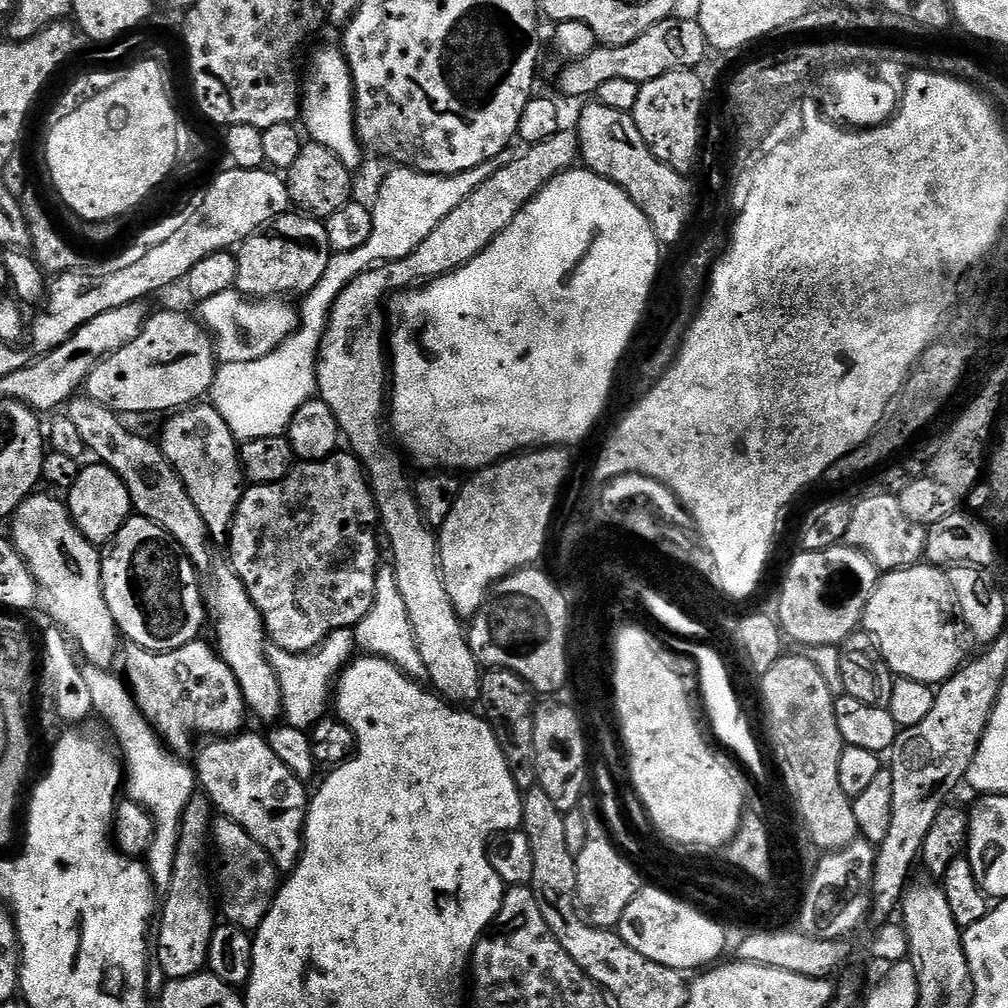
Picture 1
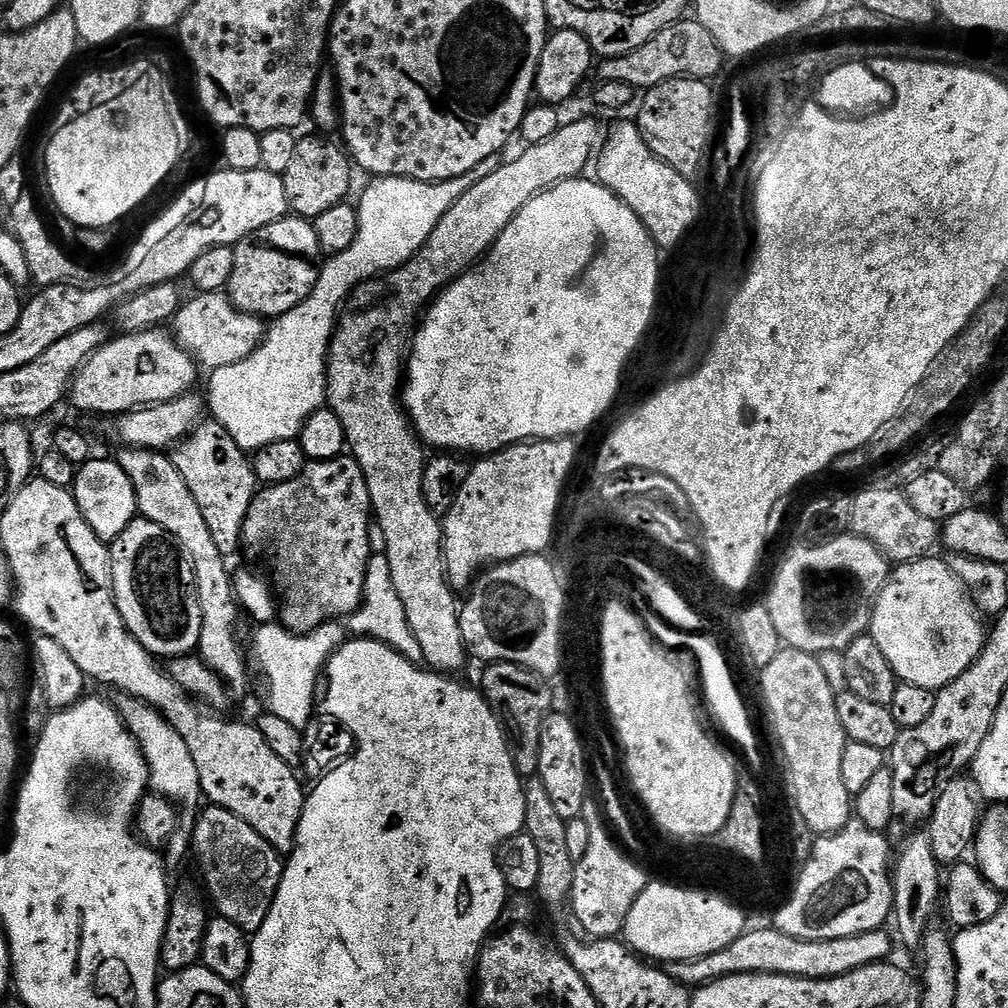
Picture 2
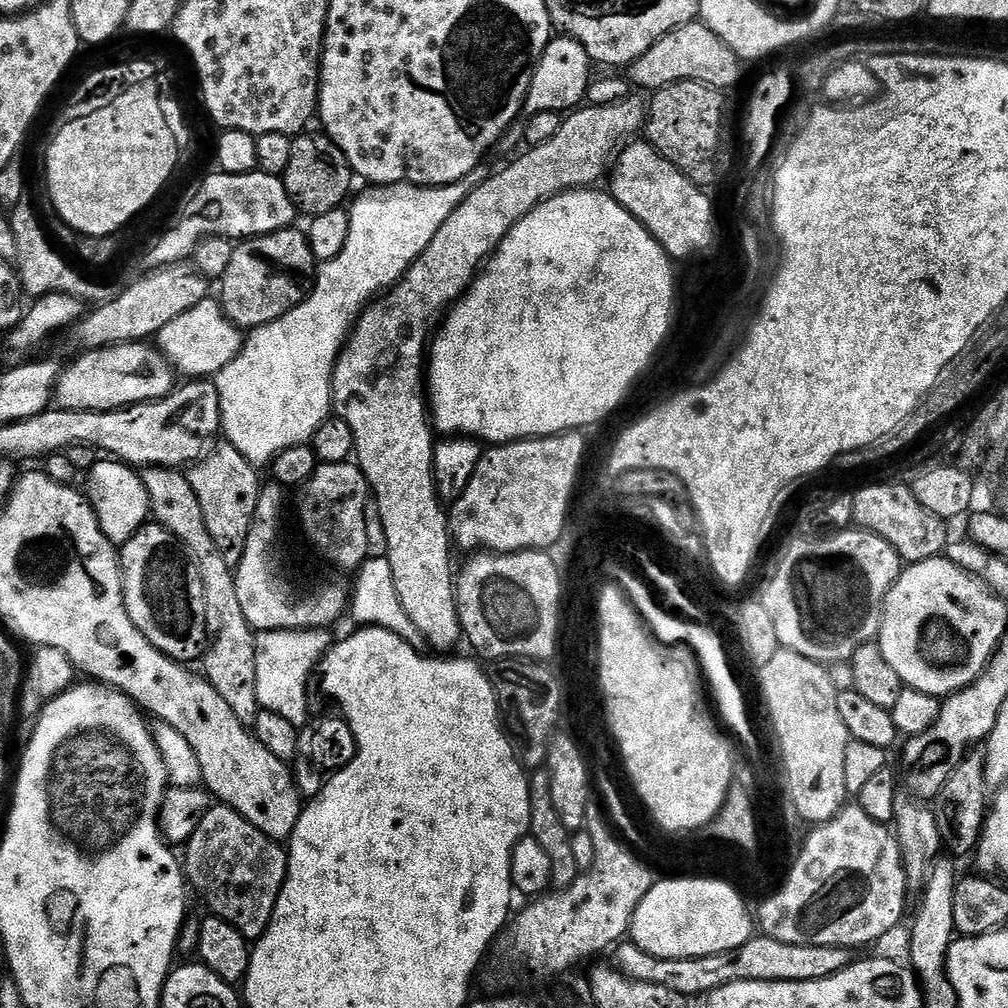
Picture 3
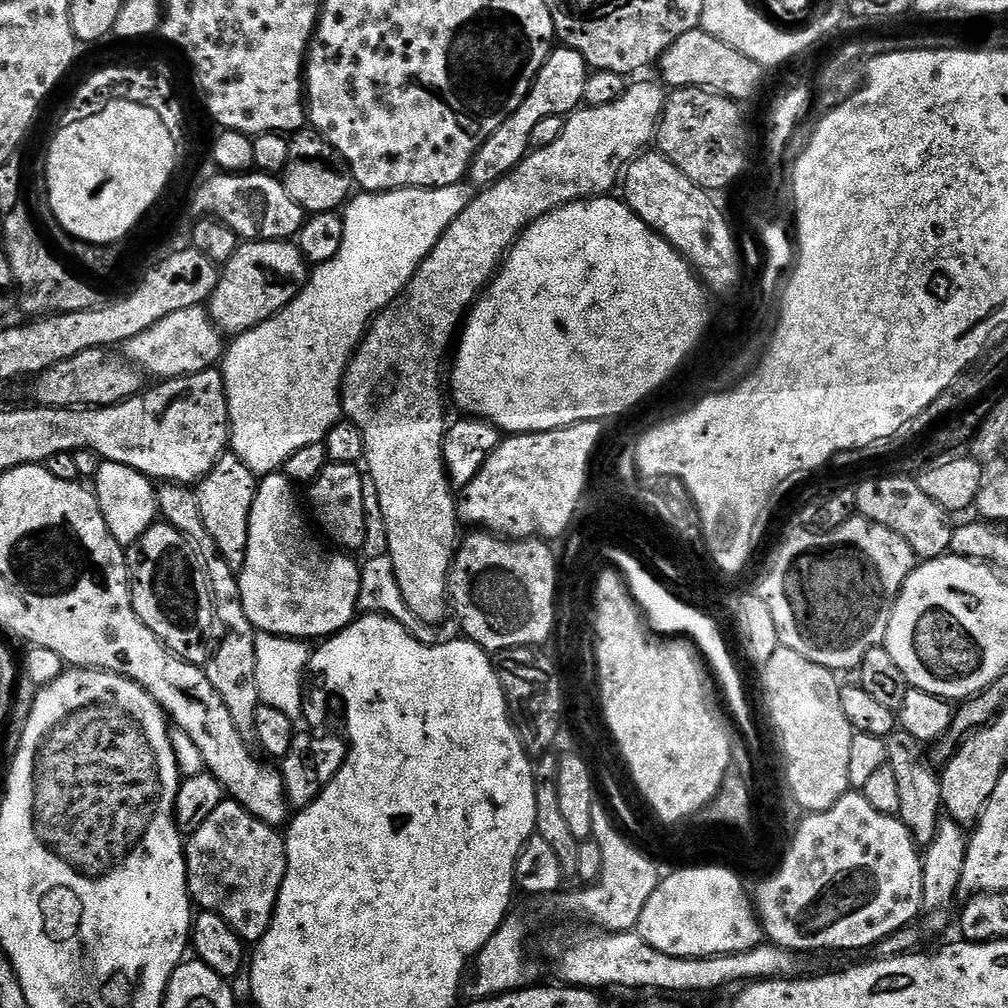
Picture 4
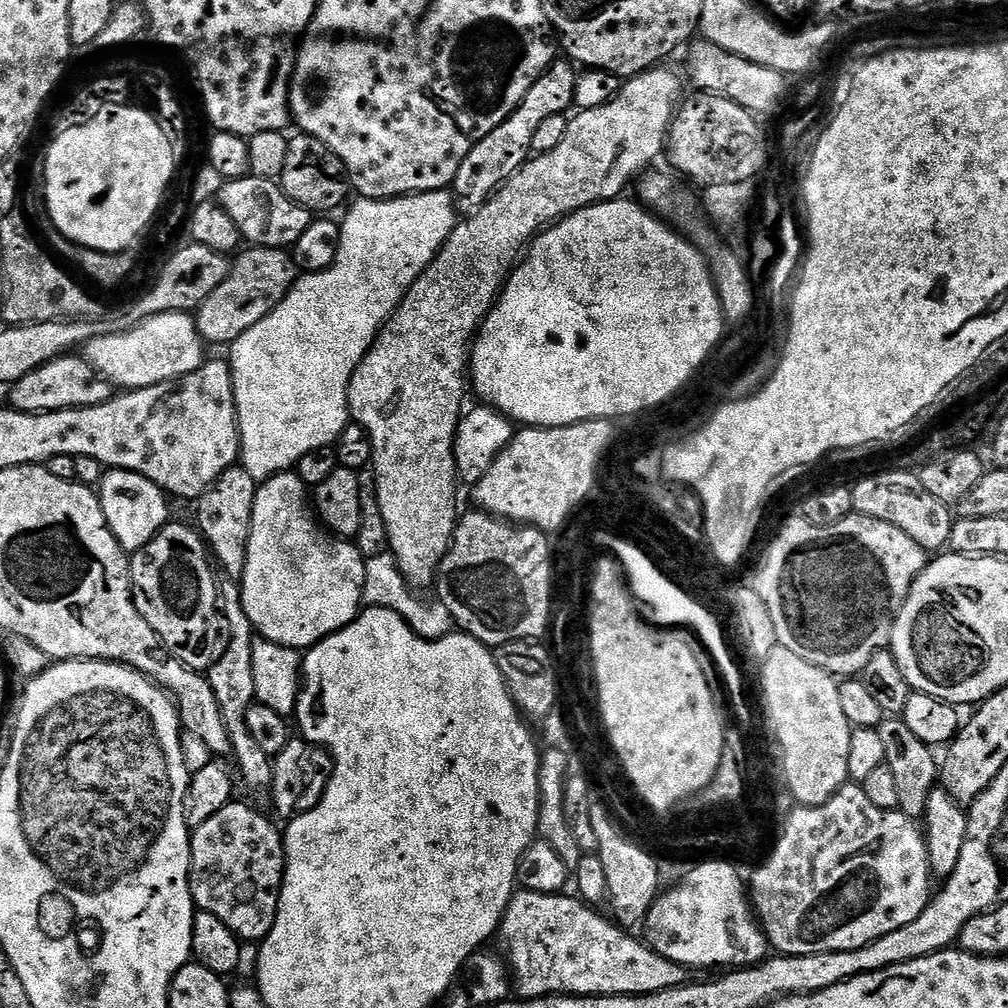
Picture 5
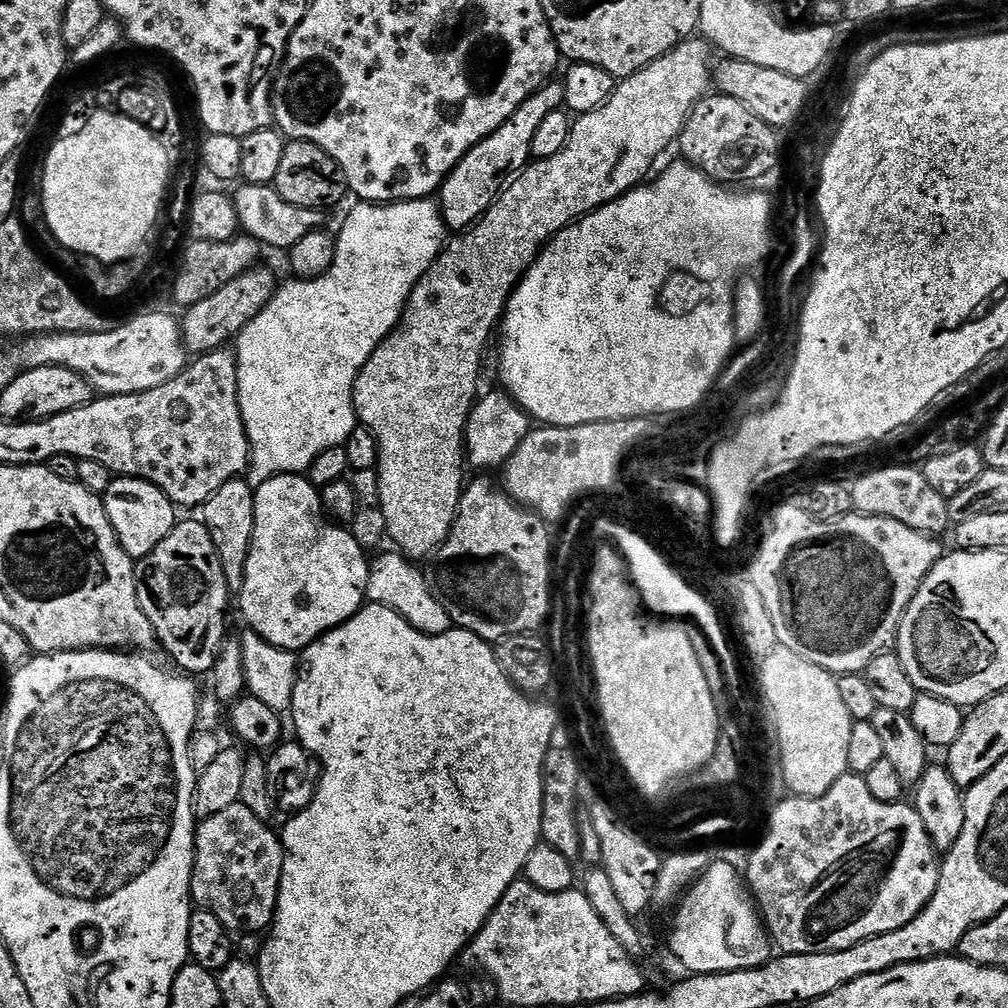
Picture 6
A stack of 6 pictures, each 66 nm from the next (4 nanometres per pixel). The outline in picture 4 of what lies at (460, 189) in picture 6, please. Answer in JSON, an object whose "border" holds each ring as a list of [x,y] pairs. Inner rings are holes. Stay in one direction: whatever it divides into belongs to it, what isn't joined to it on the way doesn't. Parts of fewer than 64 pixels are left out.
{"border":[[[563,46],[553,47],[542,70],[538,70],[532,89],[529,90],[522,106],[518,106],[518,110],[514,110],[514,114],[510,114],[510,118],[506,118],[506,122],[502,122],[502,126],[494,130],[487,145],[476,152],[470,169],[471,183],[477,189],[483,190],[514,171],[532,148],[532,135],[538,122],[542,122],[542,118],[567,118],[584,104],[584,91],[589,75],[590,69],[586,58],[582,58],[578,50]]]}

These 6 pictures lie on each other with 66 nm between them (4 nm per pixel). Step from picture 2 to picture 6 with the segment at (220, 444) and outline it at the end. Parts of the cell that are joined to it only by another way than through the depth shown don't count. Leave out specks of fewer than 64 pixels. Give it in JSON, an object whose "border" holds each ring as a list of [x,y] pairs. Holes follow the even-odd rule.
{"border":[[[237,478],[221,486],[218,494],[214,494],[202,505],[202,522],[210,530],[210,538],[214,538],[214,550],[218,550],[218,558],[222,562],[222,574],[226,574],[226,582],[233,593],[239,594],[246,578],[246,562],[250,558],[252,539],[254,538],[254,518],[256,517],[256,493],[247,479]]]}

